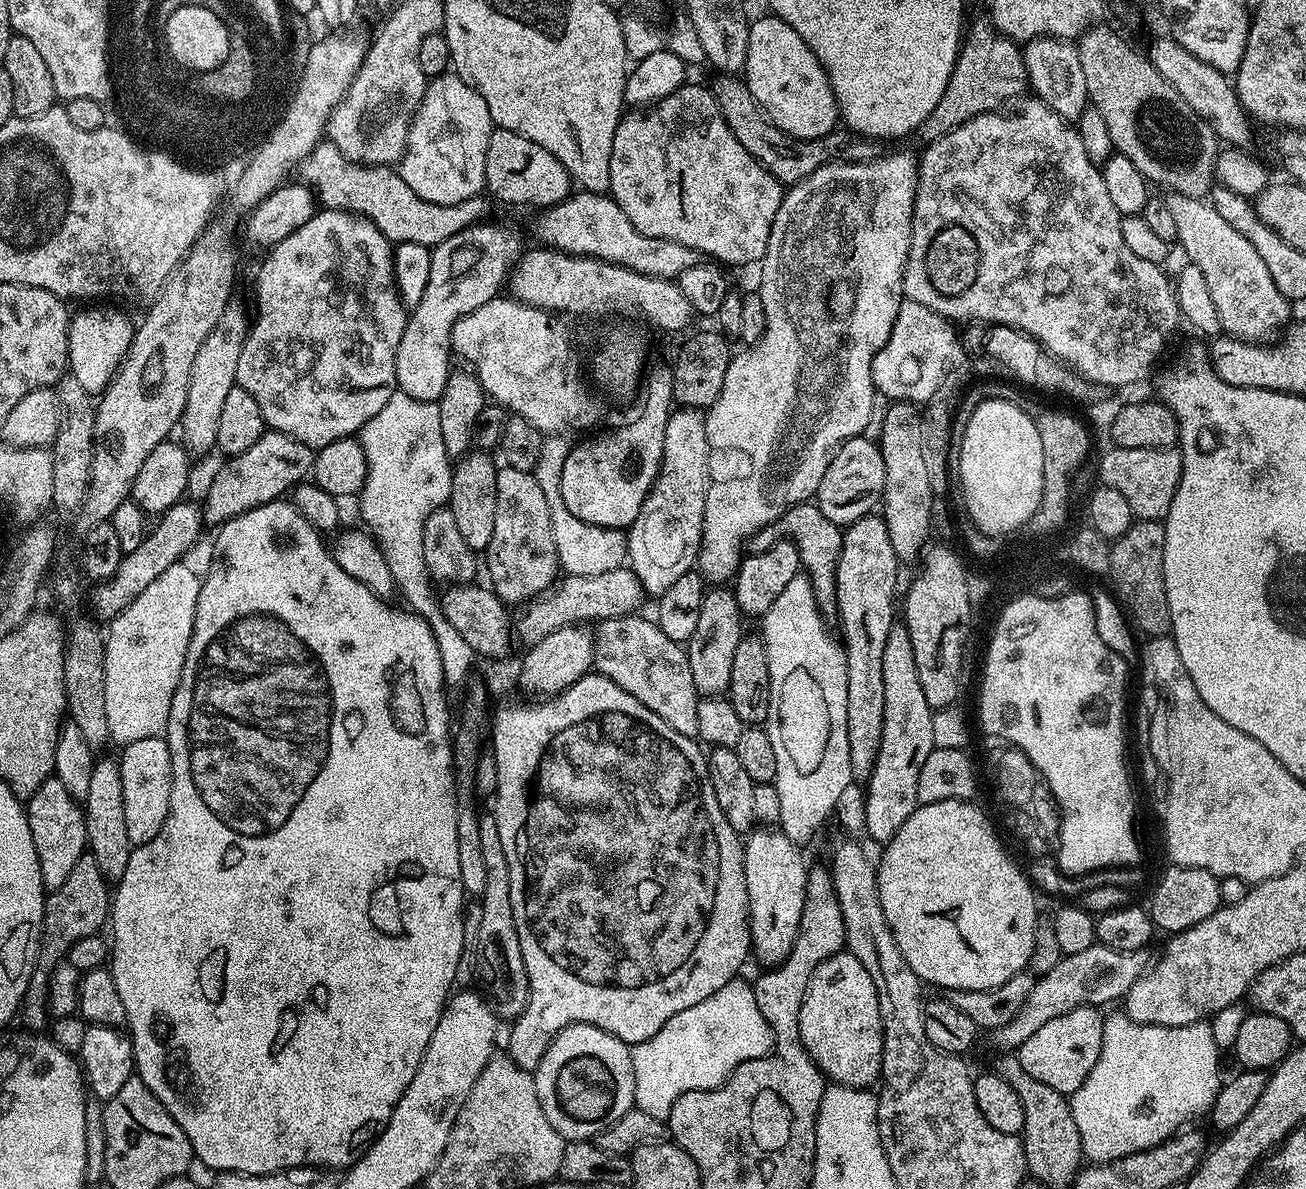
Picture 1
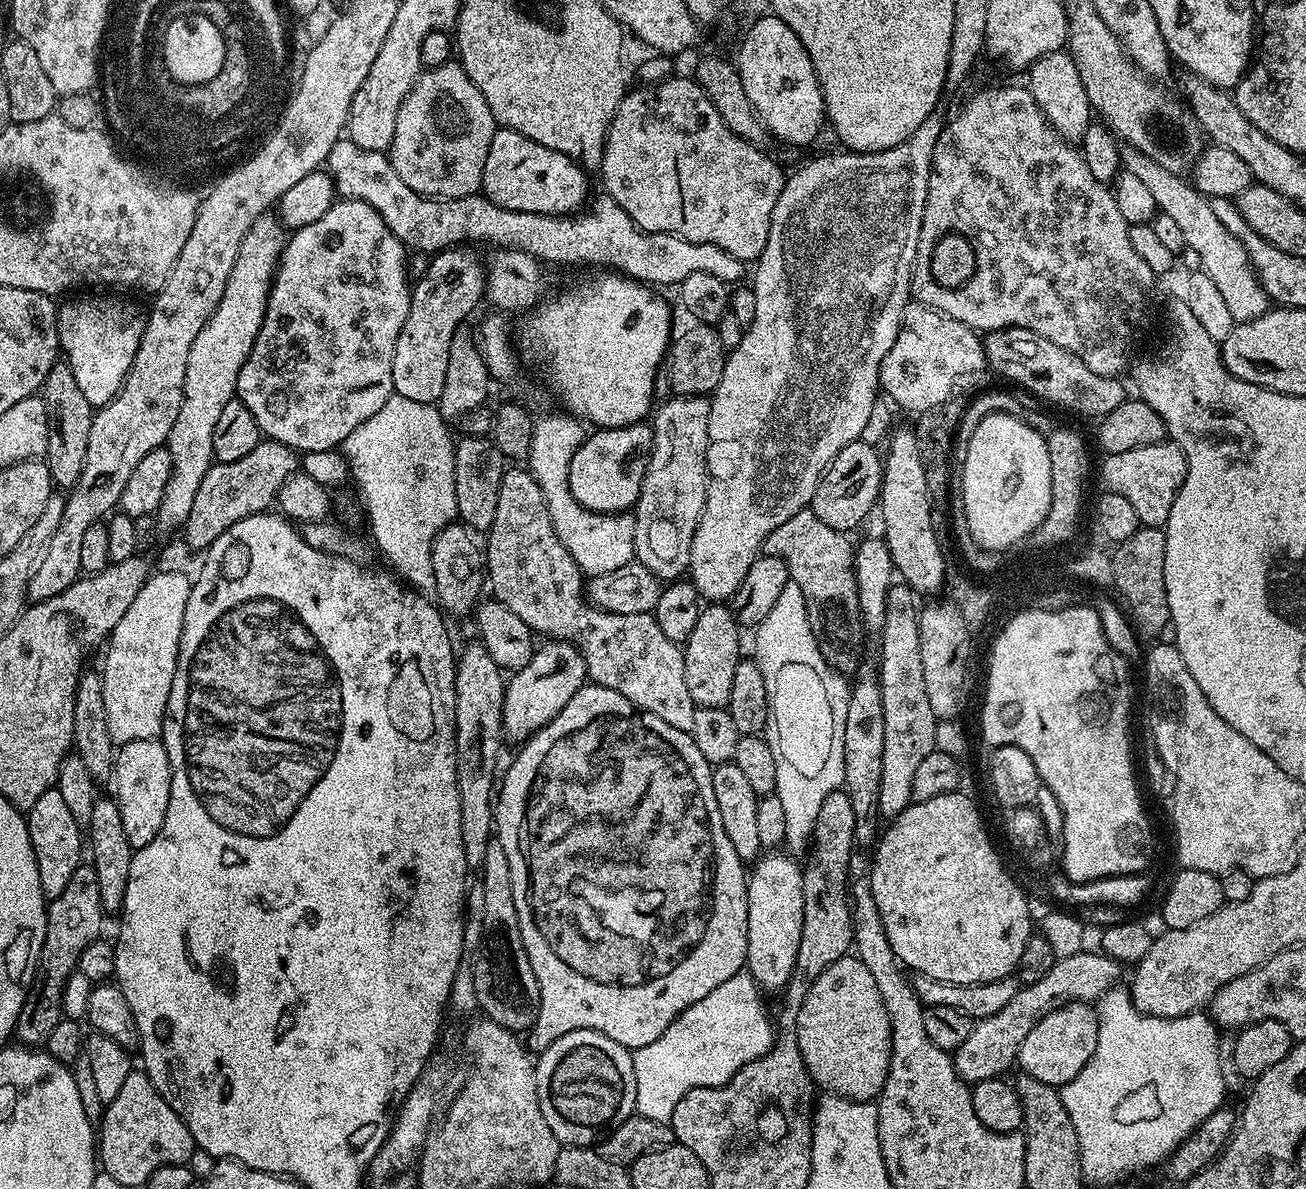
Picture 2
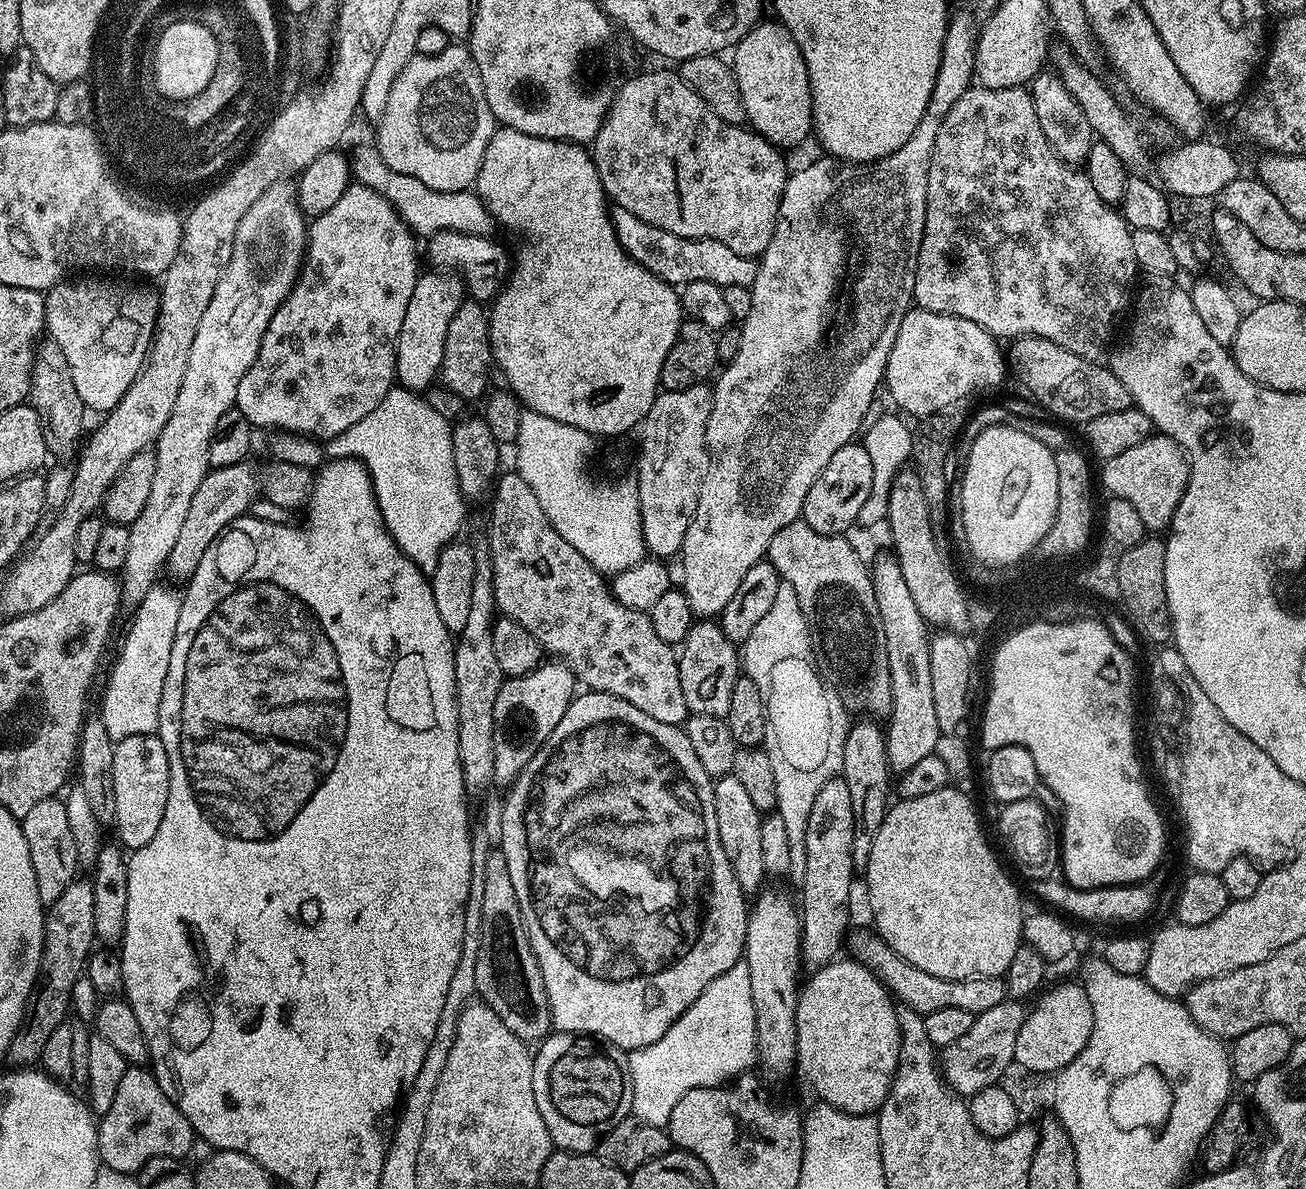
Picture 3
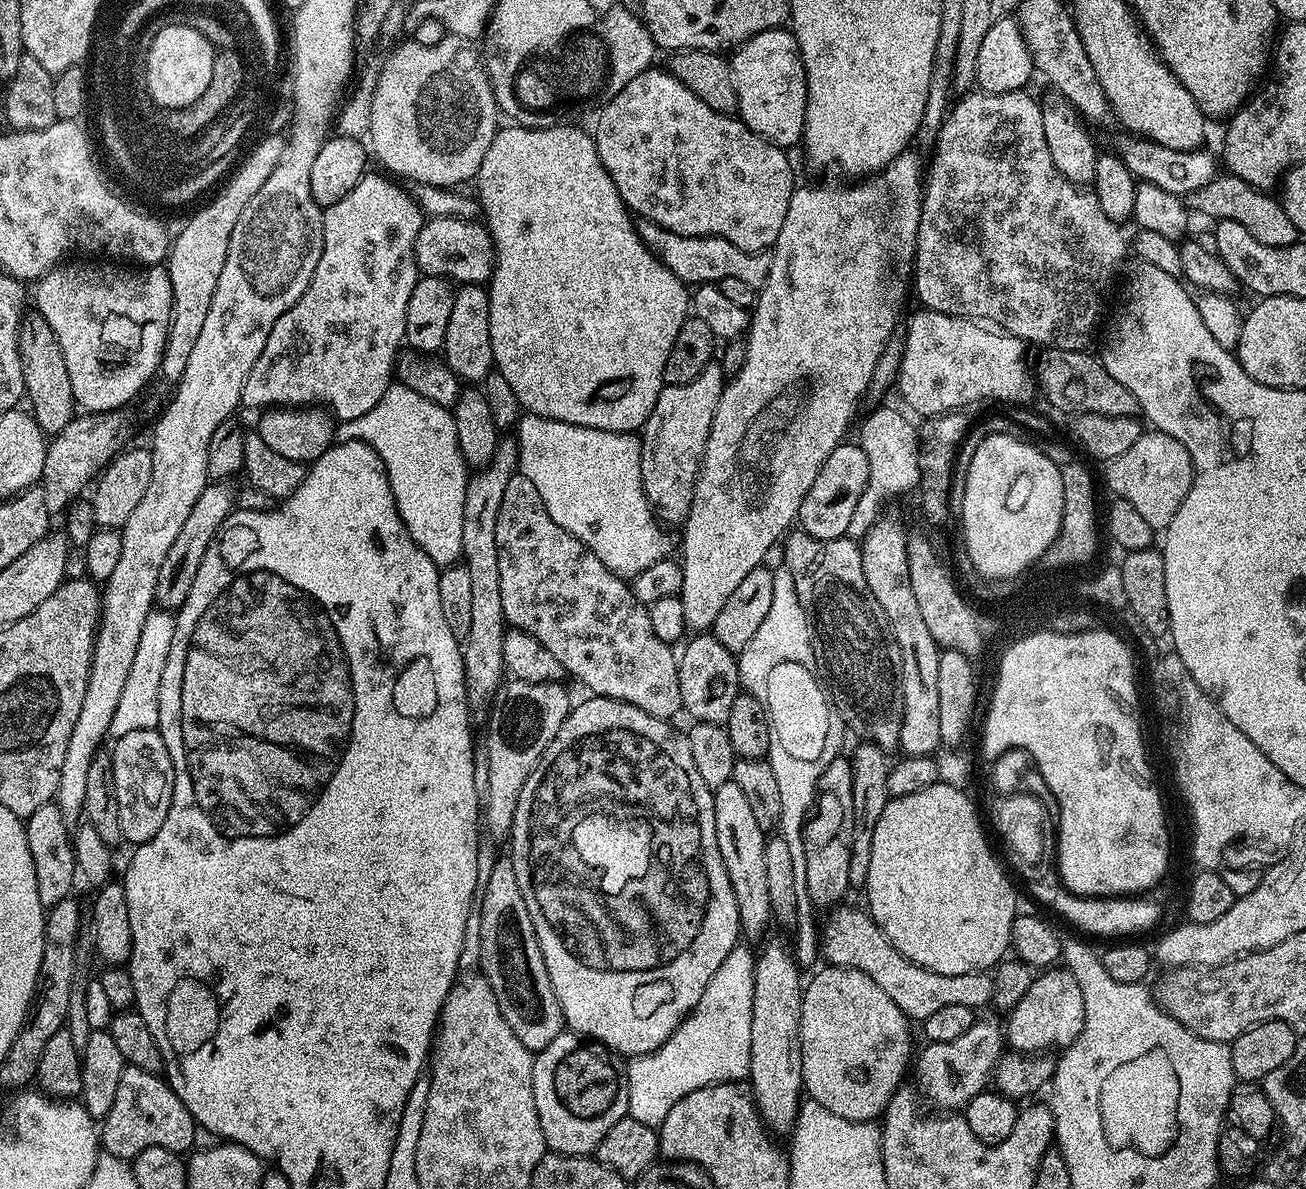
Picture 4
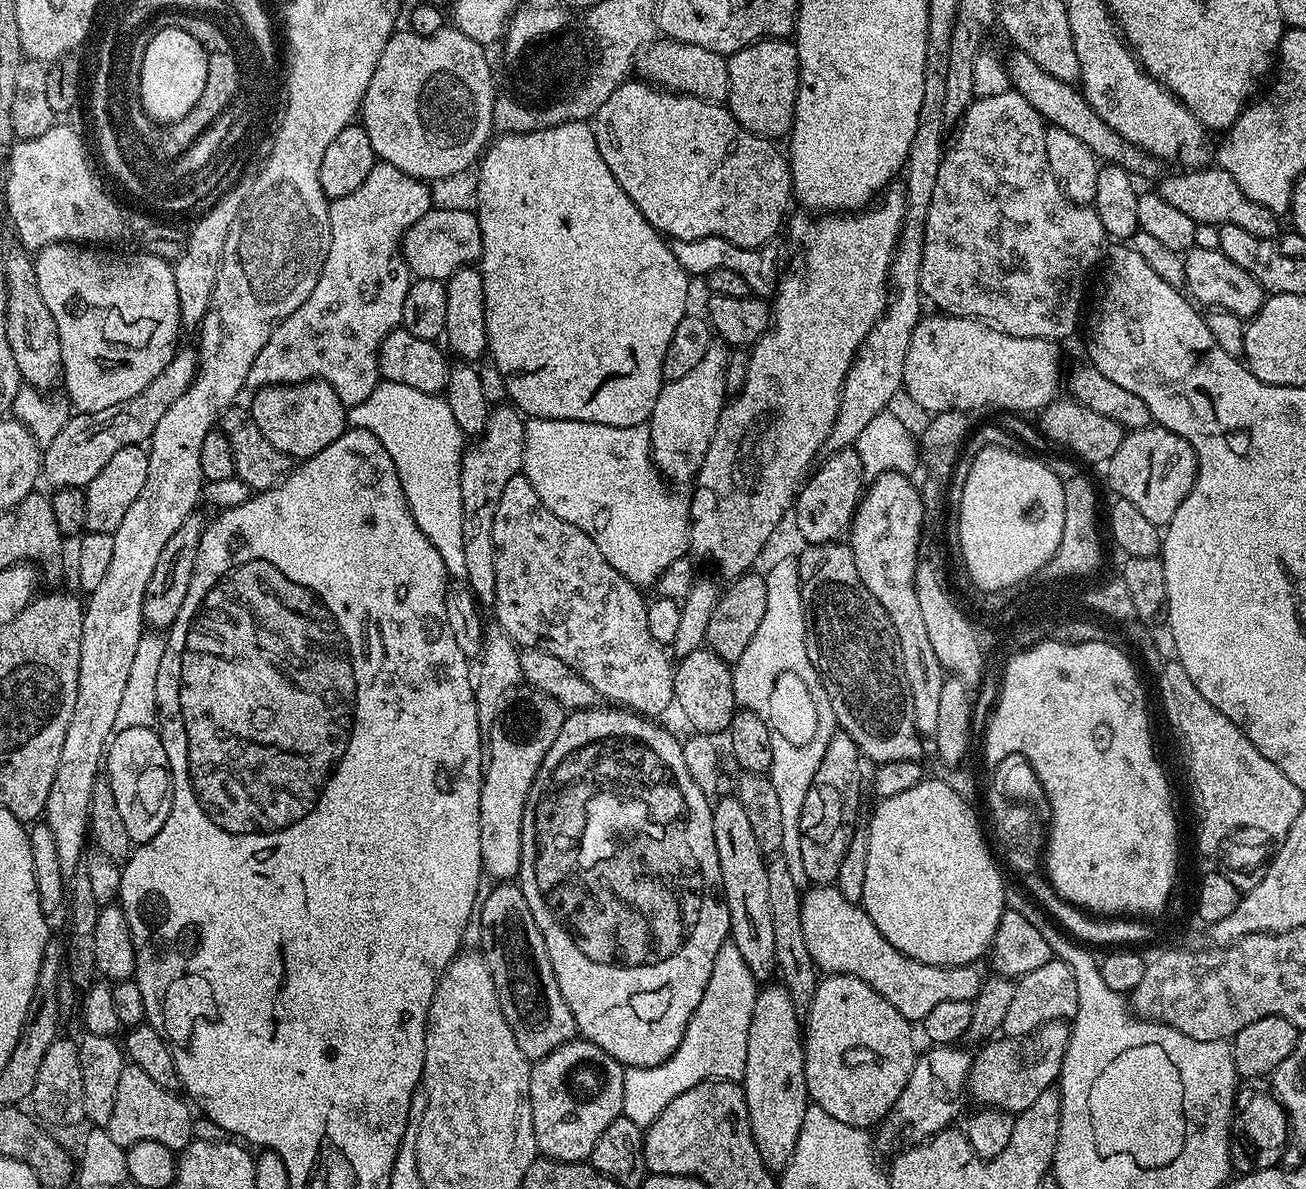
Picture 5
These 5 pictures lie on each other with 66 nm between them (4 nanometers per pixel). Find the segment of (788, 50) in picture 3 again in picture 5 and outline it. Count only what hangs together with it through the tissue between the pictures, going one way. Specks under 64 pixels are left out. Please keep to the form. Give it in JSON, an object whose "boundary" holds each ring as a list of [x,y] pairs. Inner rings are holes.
{"boundary":[[[765,38],[731,53],[728,61],[728,99],[726,107],[743,128],[773,142],[787,137],[794,128],[796,91],[800,63],[795,43],[788,38]]]}

